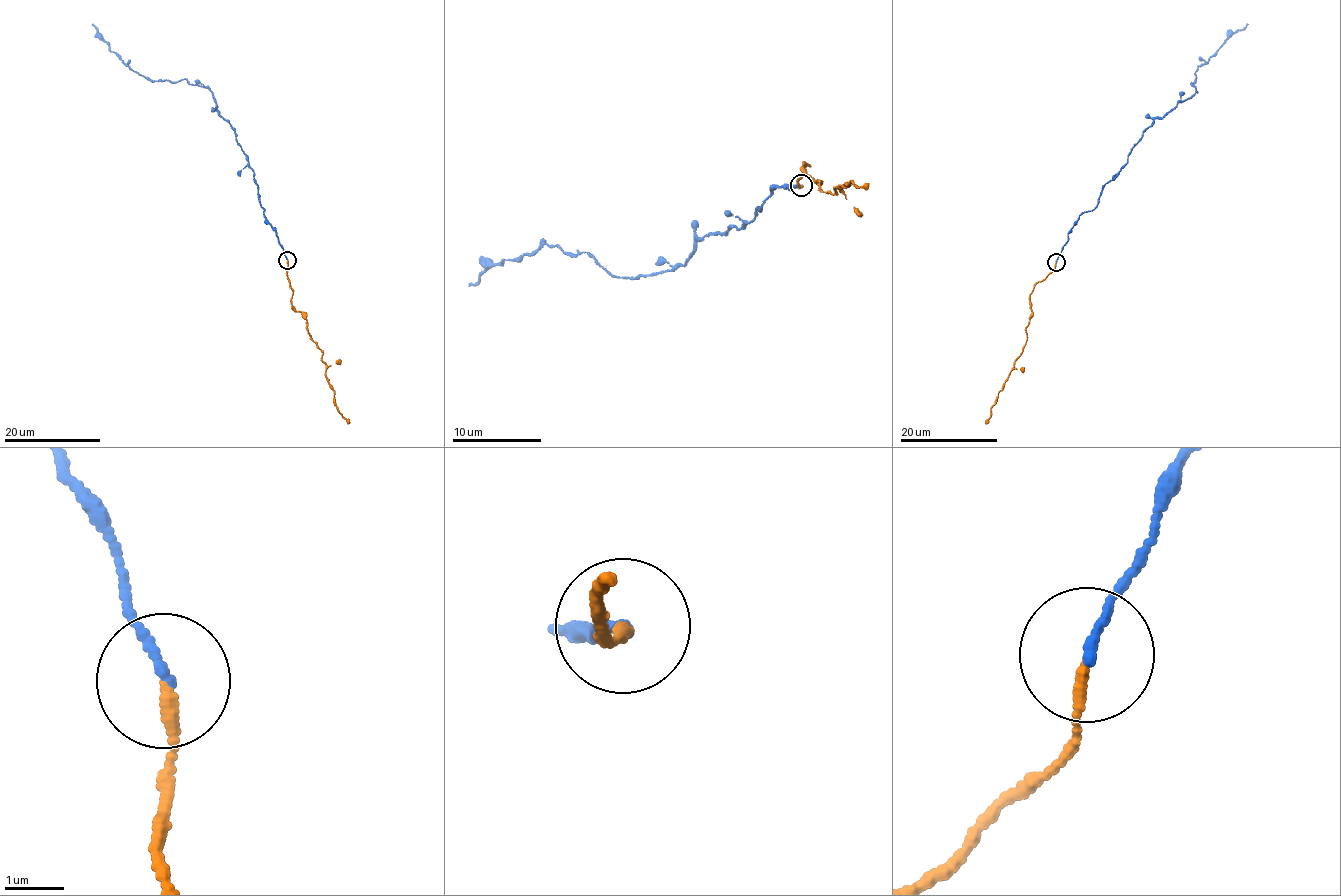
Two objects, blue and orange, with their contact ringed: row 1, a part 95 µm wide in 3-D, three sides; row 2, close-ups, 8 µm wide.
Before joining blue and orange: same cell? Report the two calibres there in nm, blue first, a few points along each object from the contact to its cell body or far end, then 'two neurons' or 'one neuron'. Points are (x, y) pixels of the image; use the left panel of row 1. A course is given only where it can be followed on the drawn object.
150 nm thick on the blue side, 170 nm on the other; blue runs (287, 259), (261, 207), (244, 152), (209, 89), (185, 79), (156, 81), (133, 72), (92, 24); orange runs (287, 259), (286, 274), (293, 292), (291, 303), (301, 313), (310, 337), (323, 354), (335, 404), (348, 423); one neuron

